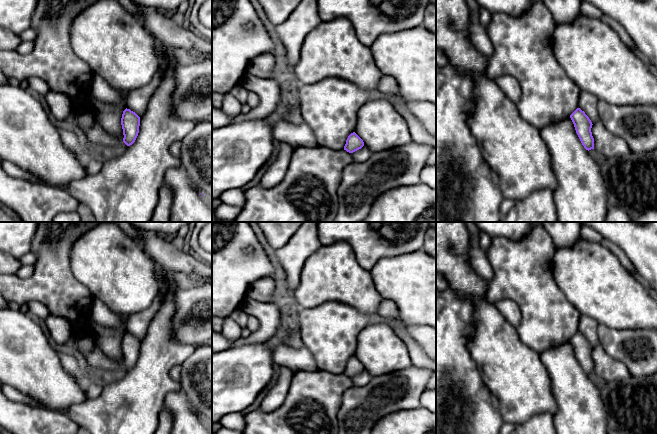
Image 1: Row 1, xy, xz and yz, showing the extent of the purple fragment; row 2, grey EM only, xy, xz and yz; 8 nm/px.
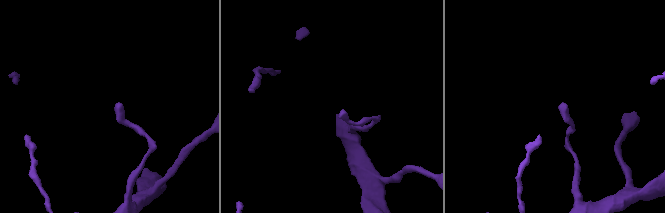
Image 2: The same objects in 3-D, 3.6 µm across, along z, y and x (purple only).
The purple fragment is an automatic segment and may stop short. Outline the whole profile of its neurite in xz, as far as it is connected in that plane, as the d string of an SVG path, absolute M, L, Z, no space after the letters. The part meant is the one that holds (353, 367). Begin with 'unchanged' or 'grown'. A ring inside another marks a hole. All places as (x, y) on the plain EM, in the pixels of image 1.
unchanged | M353 356L348 360L346 368L344 370L344 374L346 374L349 377L353 377L361 373L363 370L363 364L355 356Z

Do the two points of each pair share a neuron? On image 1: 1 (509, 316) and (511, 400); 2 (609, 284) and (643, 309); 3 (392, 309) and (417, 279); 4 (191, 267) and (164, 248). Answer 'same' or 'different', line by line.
1: different
2: same
3: different
4: same

